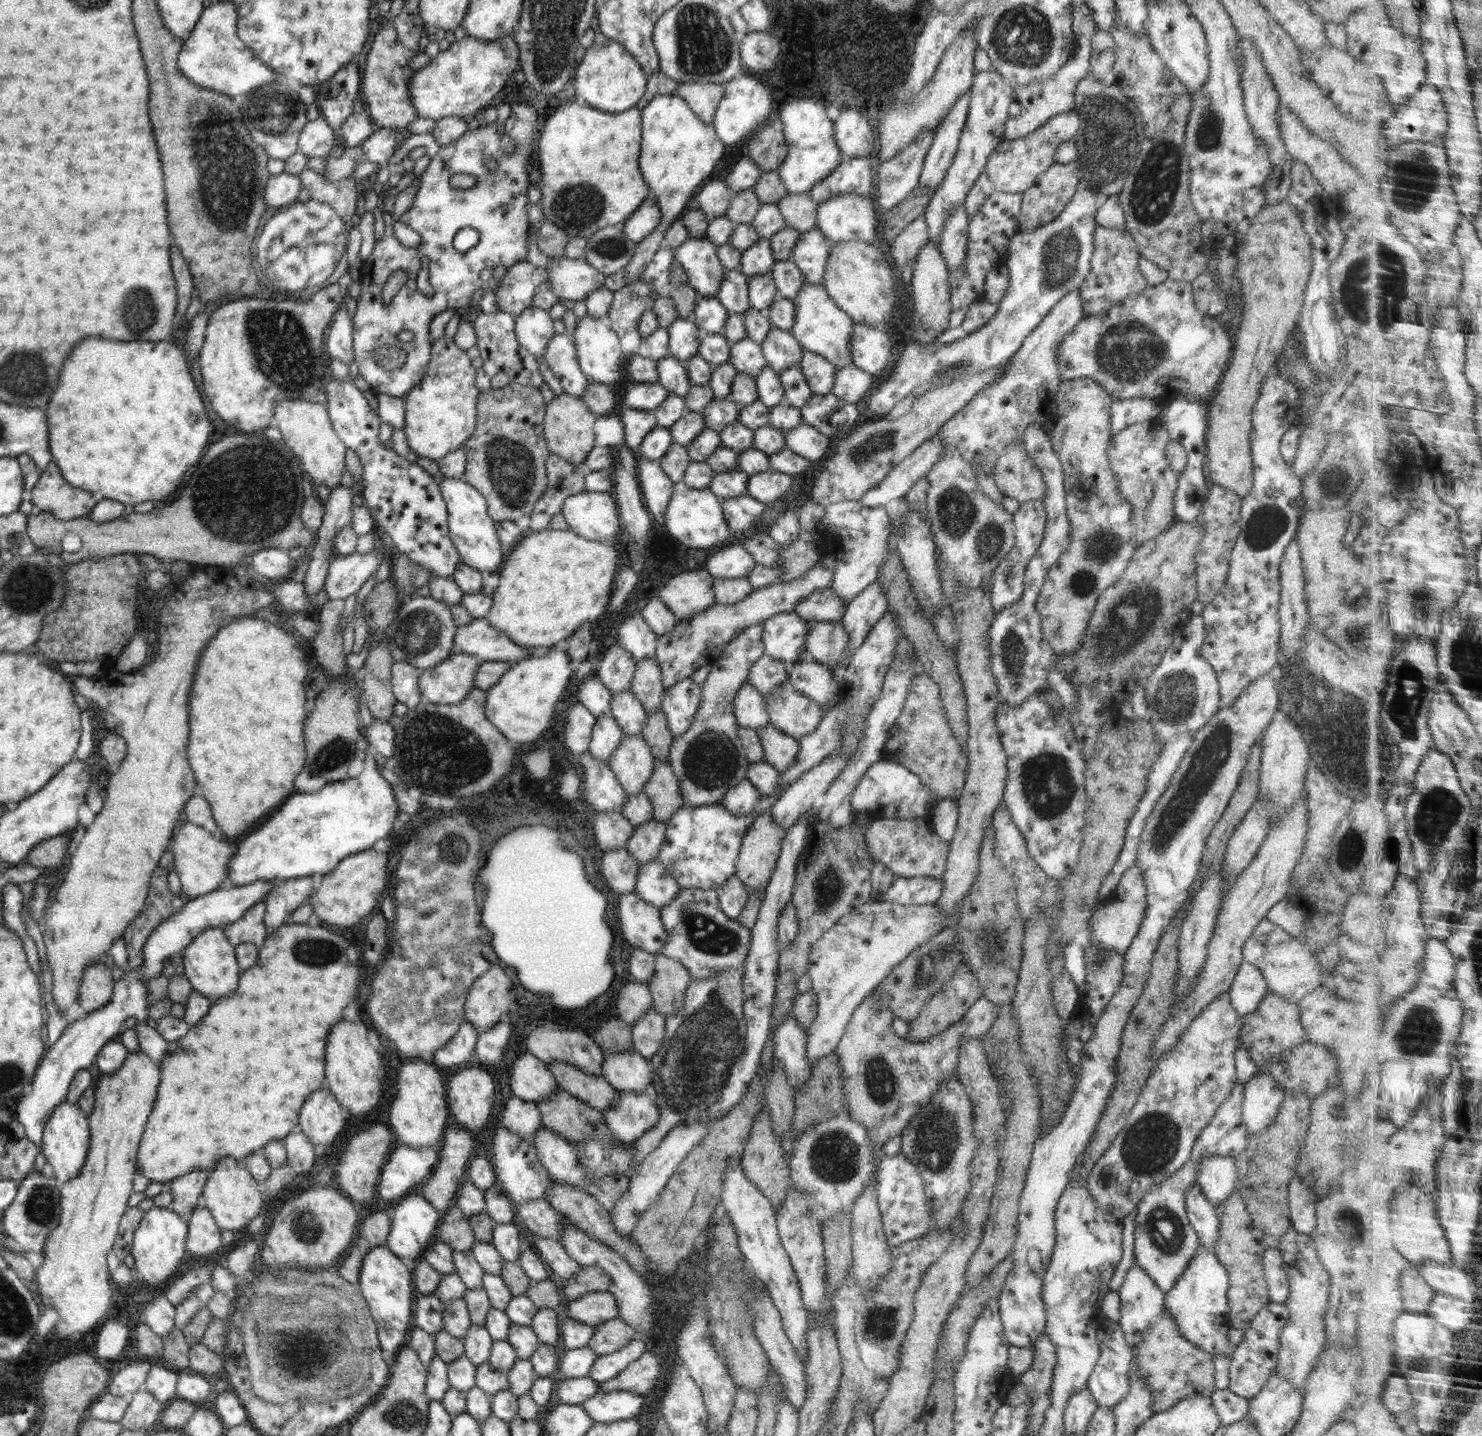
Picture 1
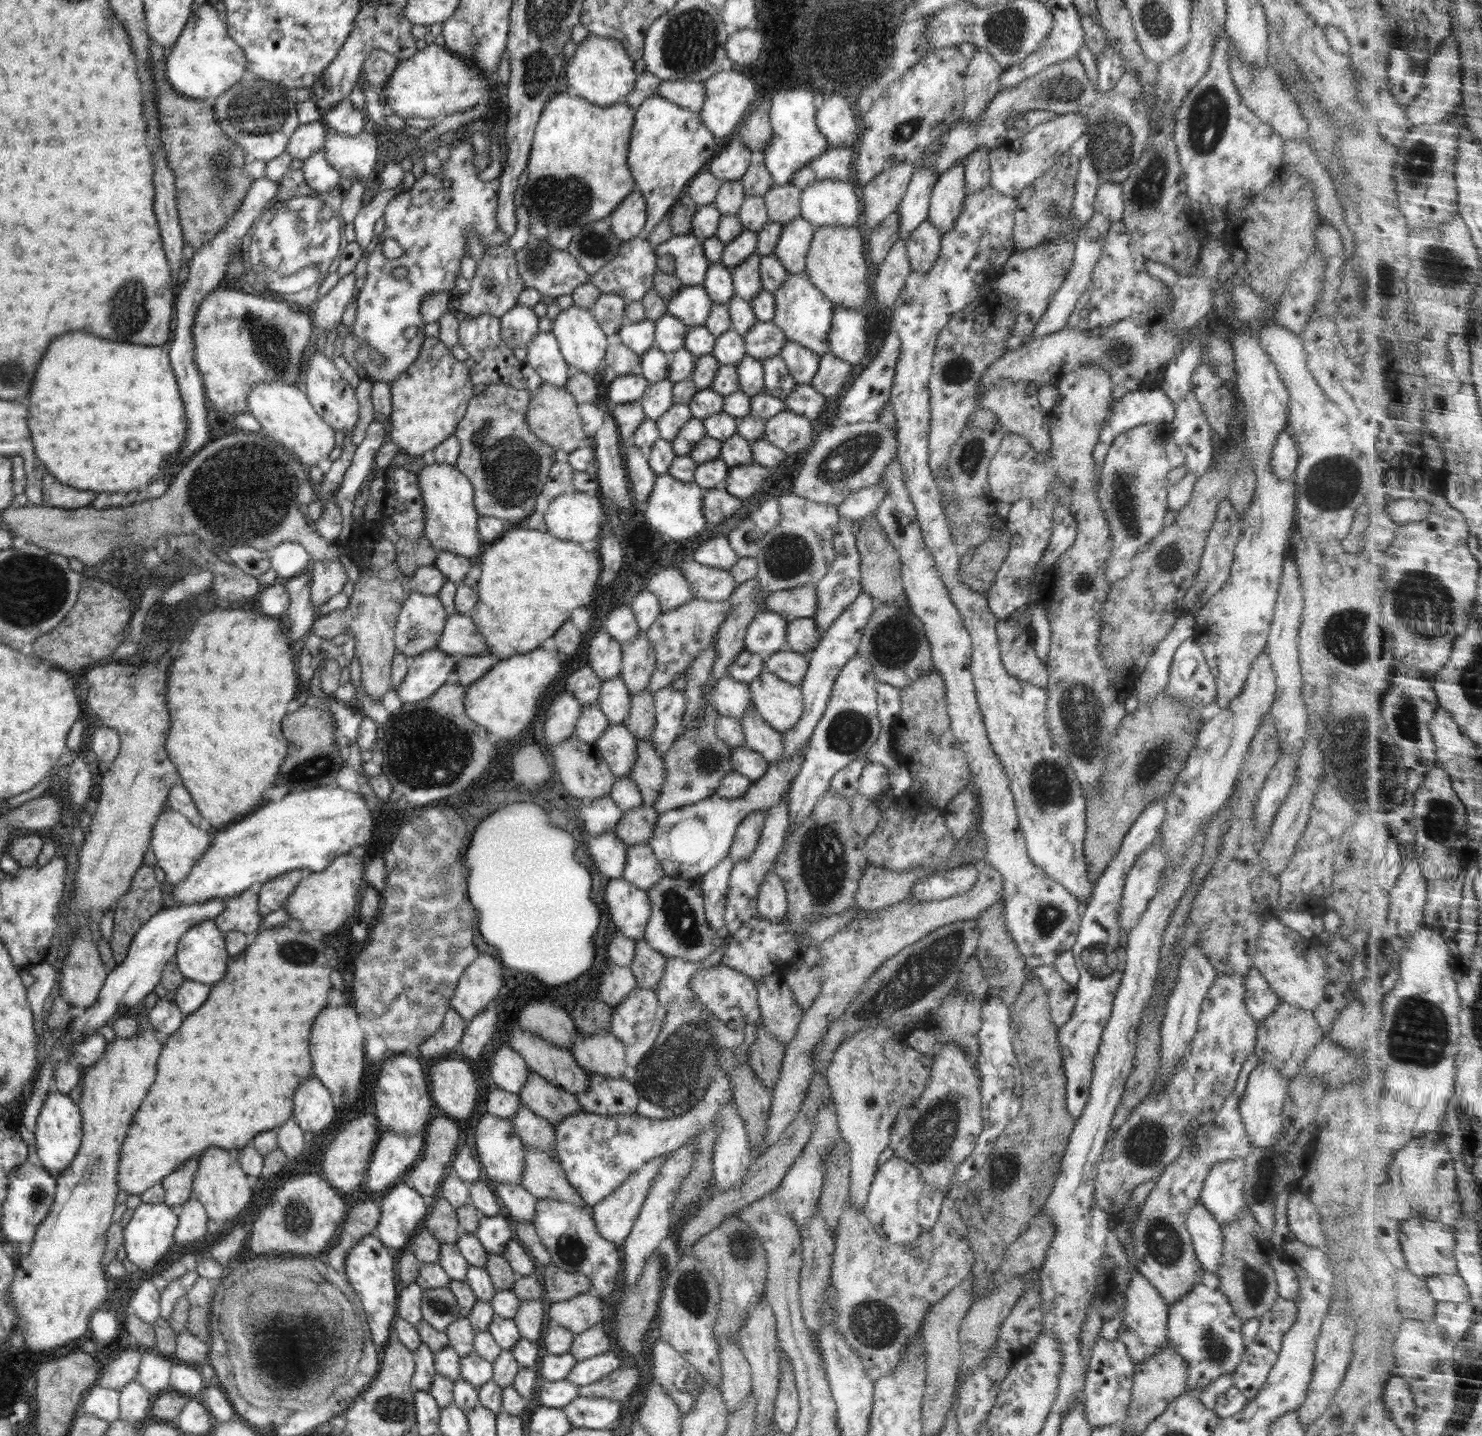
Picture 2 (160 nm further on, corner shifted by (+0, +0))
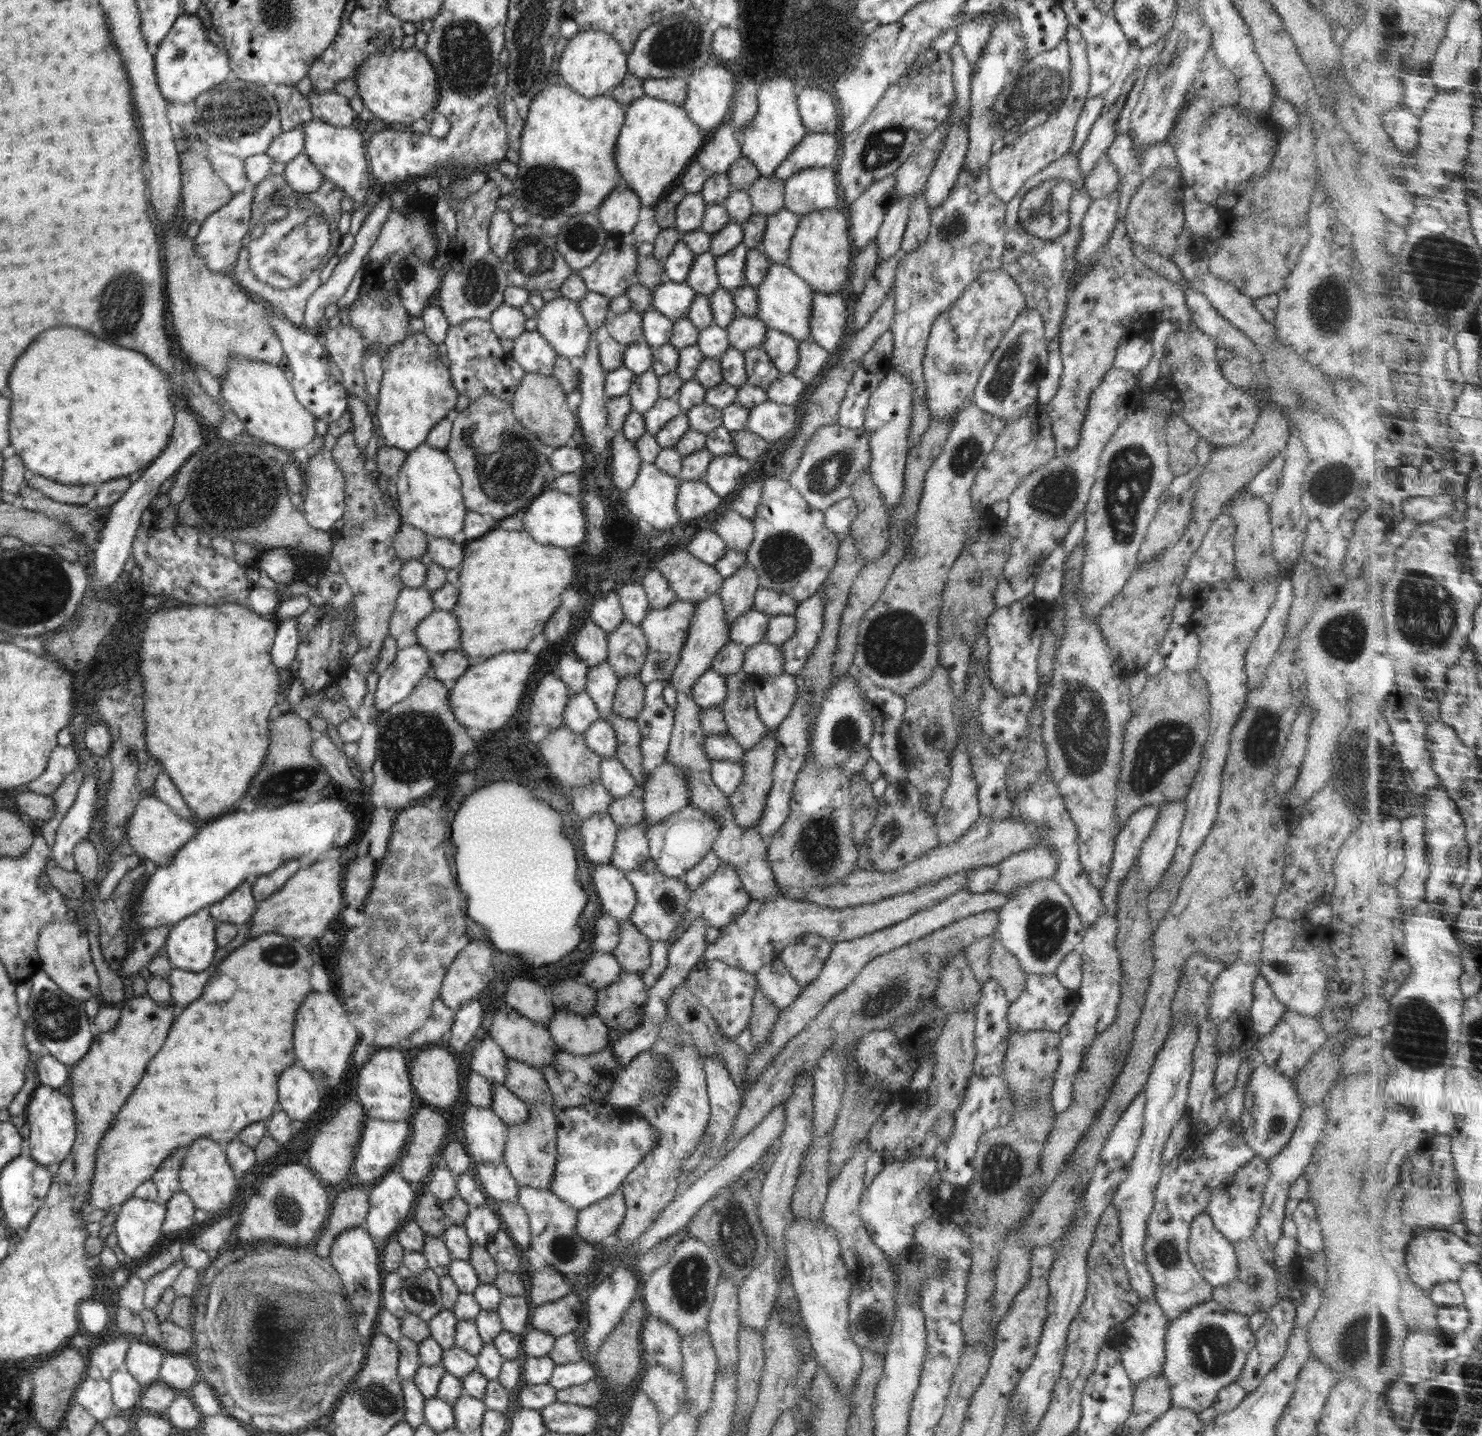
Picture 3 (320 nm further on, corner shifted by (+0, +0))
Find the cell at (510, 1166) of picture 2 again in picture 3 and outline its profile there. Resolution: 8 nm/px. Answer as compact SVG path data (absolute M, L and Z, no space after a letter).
M468 1105L464 1112L464 1124L462 1126L466 1135L466 1150L474 1163L504 1164L504 1150L506 1150L506 1138L508 1128L502 1118L496 1116L492 1109Z

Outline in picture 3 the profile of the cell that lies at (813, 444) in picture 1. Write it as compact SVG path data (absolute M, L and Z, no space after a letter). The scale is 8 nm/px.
M766 401L749 409L745 428L768 443L782 442L792 436L799 420L793 406Z

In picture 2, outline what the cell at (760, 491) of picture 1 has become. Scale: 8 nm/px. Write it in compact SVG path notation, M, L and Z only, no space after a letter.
M754 462L731 466L722 487L732 496L745 500L758 492L771 474L768 467Z

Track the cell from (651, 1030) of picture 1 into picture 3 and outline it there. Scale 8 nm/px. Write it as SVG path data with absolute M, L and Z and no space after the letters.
M622 971L618 980L597 990L595 1013L610 1029L623 1034L642 1024L649 1000L647 984L636 973Z

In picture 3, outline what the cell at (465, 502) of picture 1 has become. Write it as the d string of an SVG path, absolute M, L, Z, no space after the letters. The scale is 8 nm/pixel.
M424 443L413 451L408 451L395 478L399 514L403 522L427 532L432 537L462 541L464 516L468 510L462 496L460 475L444 449L432 448Z

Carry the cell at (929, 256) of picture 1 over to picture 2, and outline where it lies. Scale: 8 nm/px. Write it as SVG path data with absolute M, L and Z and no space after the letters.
M926 220L910 234L905 243L911 270L925 275L932 268L941 249L940 232Z

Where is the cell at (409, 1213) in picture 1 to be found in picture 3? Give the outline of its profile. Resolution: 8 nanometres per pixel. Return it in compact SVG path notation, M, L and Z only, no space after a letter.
M395 1169L380 1178L370 1190L370 1208L363 1225L370 1236L380 1240L394 1238L394 1234L406 1222L418 1193Z

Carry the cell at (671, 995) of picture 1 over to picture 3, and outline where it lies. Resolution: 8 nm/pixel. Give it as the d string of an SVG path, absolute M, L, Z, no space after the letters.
M619 922L619 926L620 942L612 954L624 971L641 976L646 968L651 965L651 941L647 936L642 935L634 927L634 924Z

